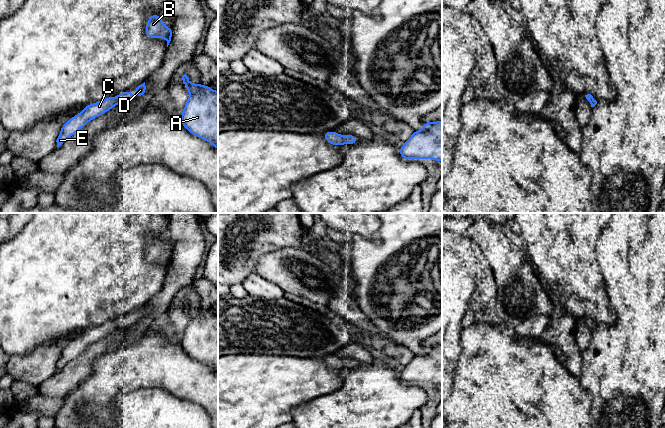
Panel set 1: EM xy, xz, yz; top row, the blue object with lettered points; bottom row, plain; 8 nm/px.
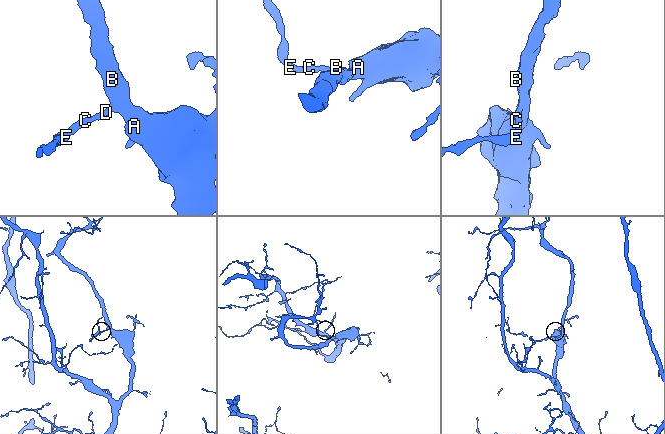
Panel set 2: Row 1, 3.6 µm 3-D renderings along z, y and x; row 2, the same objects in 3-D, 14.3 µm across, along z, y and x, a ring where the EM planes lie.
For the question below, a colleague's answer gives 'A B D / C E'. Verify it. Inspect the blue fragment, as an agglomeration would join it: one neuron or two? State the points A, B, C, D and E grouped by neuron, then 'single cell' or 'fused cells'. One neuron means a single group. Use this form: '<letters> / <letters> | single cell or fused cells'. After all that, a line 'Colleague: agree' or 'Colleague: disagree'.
A B C D E | single cell
Colleague: disagree

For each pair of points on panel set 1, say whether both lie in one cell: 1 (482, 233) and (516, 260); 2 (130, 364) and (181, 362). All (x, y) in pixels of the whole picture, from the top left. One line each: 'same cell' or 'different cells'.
1: same cell
2: same cell

